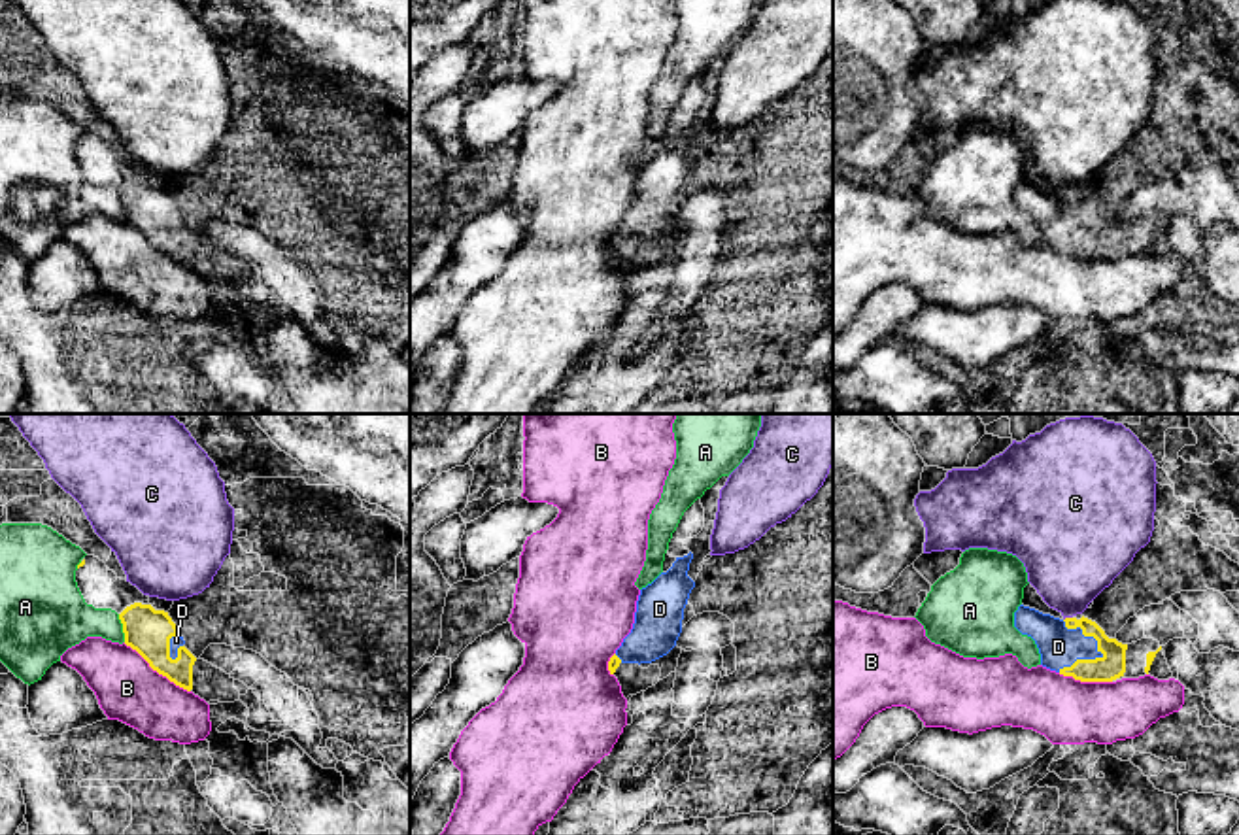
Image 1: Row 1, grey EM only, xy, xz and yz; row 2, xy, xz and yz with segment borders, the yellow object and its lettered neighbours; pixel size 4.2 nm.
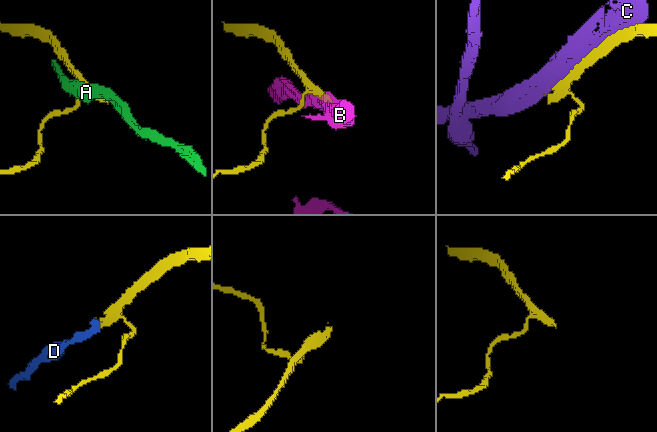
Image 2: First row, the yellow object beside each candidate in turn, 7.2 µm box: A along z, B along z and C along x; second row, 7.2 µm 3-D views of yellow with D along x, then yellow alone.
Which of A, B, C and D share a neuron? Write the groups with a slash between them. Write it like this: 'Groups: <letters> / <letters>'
Groups: A / B / C / D

